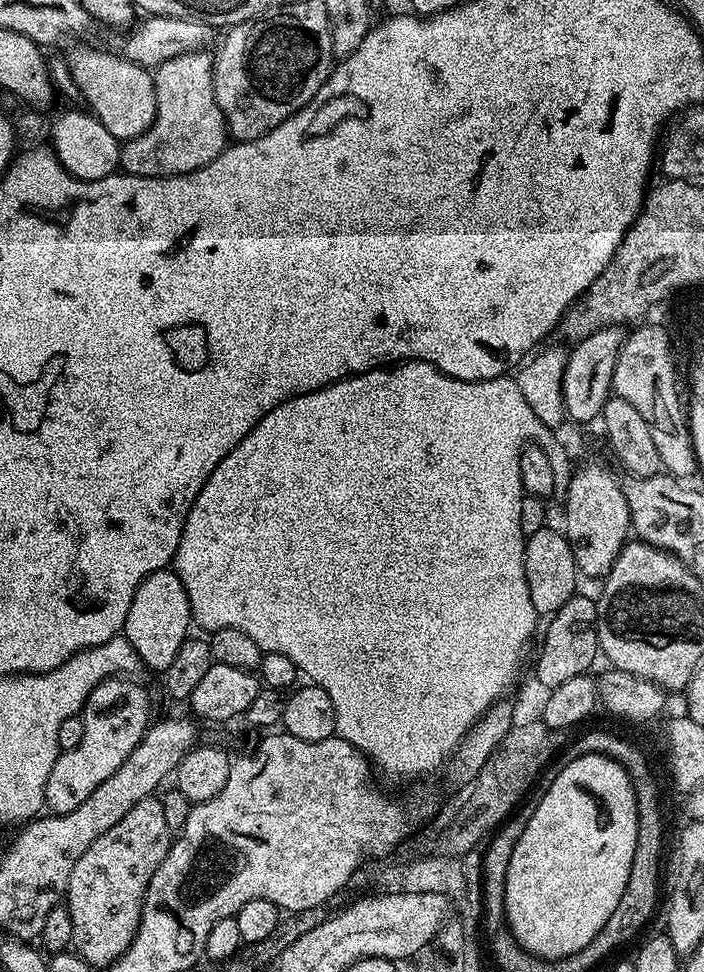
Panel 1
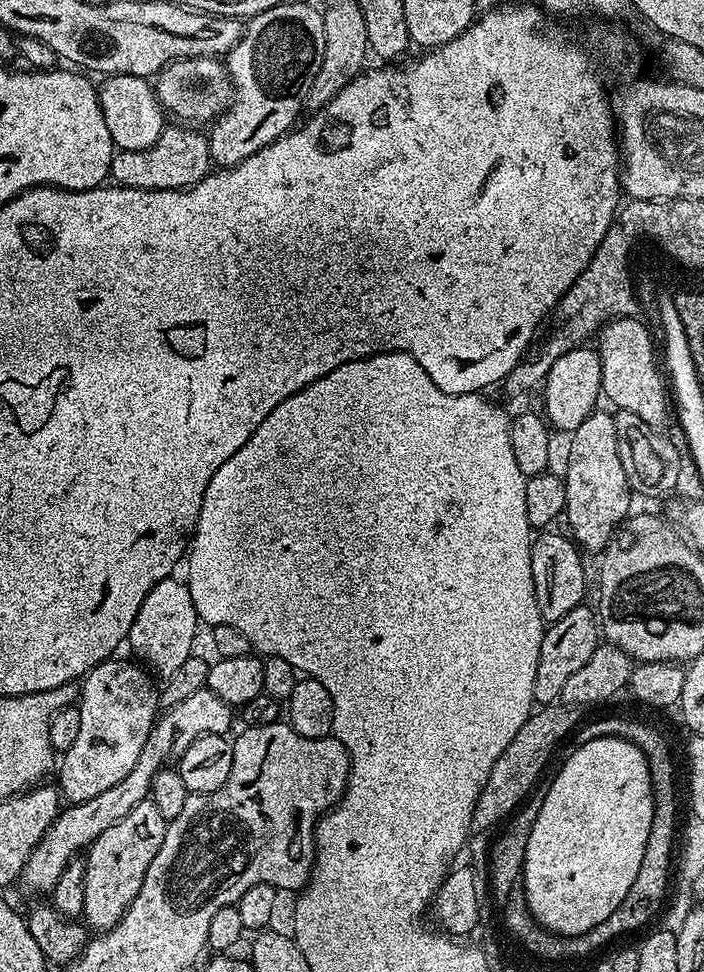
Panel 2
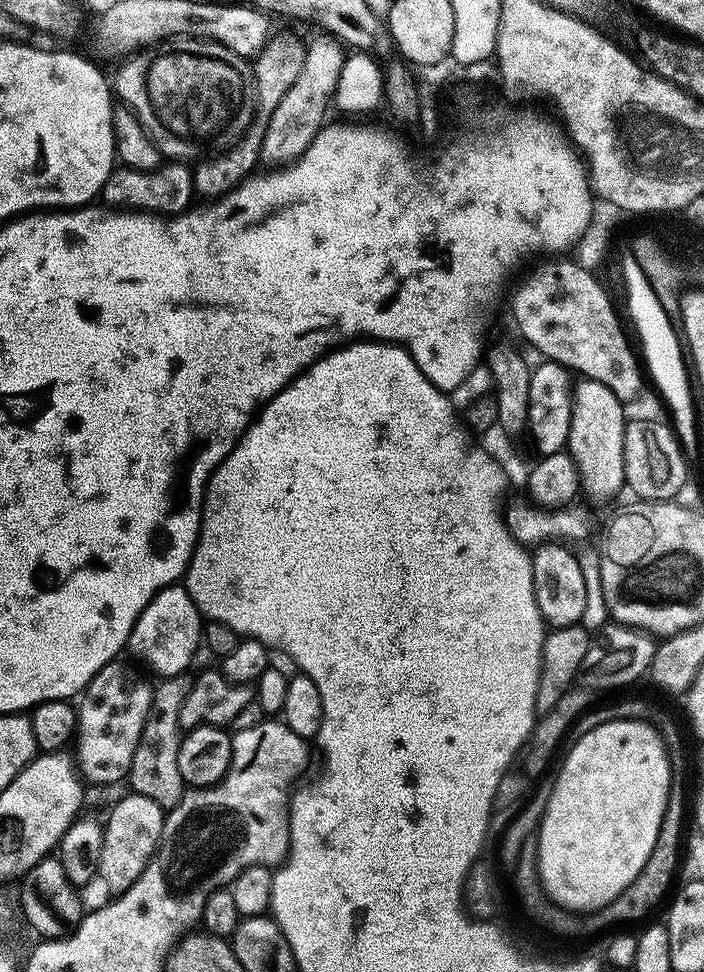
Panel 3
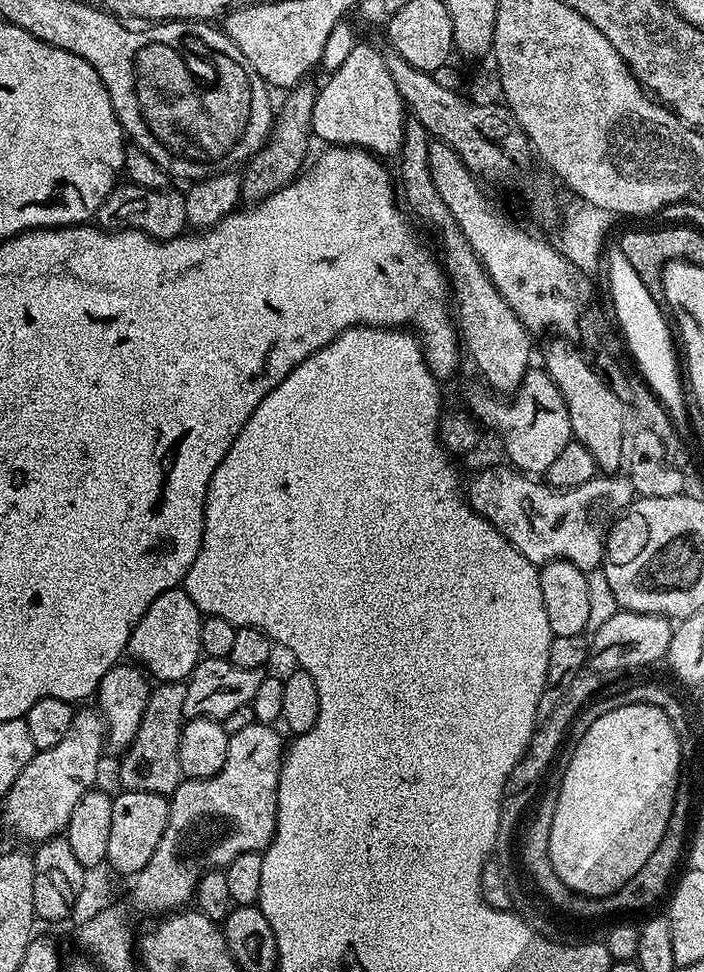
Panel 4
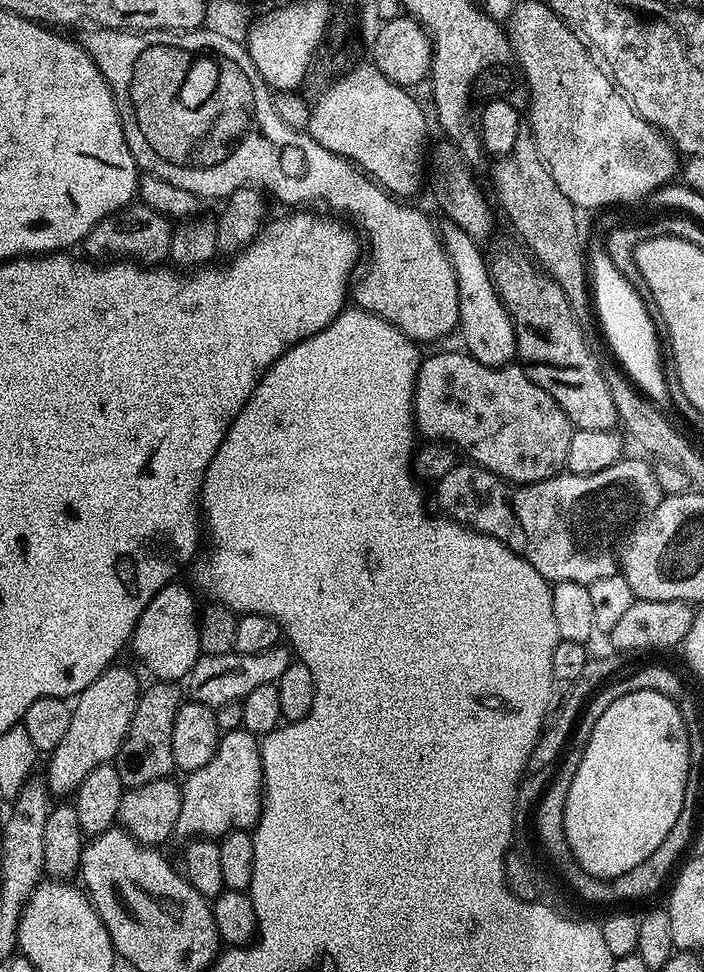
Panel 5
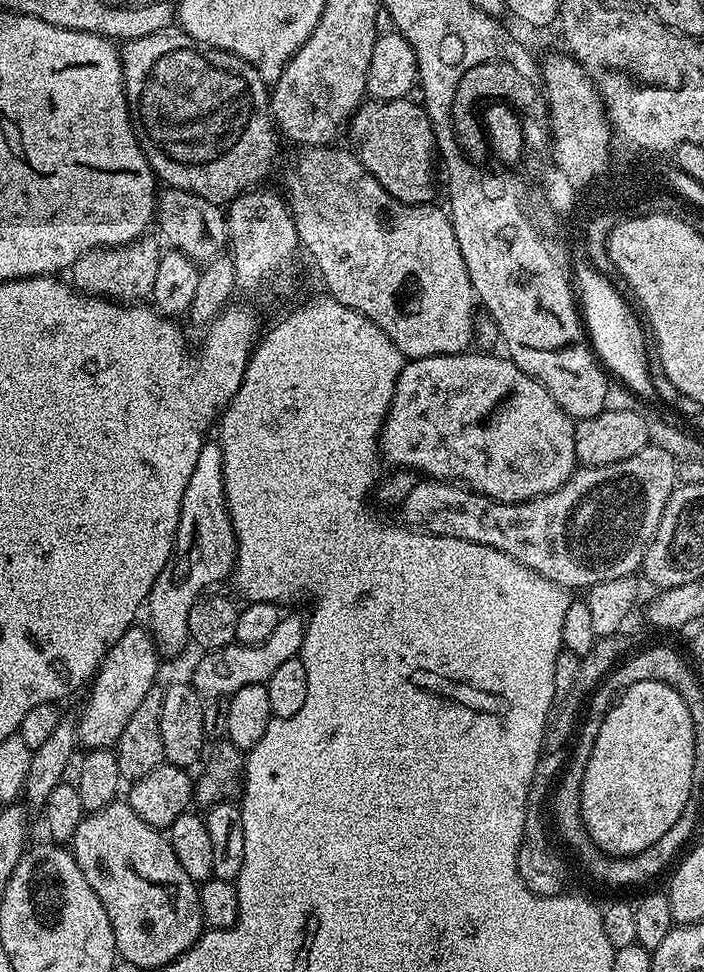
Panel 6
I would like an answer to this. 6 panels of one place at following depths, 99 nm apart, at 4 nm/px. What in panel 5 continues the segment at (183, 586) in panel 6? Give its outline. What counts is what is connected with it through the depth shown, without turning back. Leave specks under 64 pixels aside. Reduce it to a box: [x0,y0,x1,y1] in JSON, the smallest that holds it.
[130,582,202,682]

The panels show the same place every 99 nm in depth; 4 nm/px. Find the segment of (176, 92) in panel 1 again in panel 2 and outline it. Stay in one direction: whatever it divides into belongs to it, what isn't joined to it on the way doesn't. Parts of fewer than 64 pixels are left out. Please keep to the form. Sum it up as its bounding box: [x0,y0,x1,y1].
[109,126,213,188]

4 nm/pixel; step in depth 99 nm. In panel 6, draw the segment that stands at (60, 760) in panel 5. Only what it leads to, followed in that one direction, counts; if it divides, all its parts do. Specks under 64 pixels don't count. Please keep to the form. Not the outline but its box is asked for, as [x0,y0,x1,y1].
[76,626,162,749]

